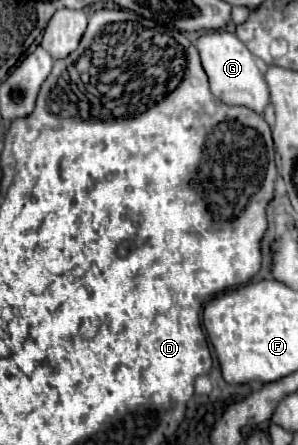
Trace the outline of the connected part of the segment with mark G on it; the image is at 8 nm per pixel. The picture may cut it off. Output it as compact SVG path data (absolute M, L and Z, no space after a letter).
M229 31L205 33L195 41L195 47L199 49L203 69L209 77L211 93L227 105L243 105L243 107L253 109L255 113L263 115L265 107L269 105L269 89L263 79L263 73L255 65L253 55L249 53L249 49Z

